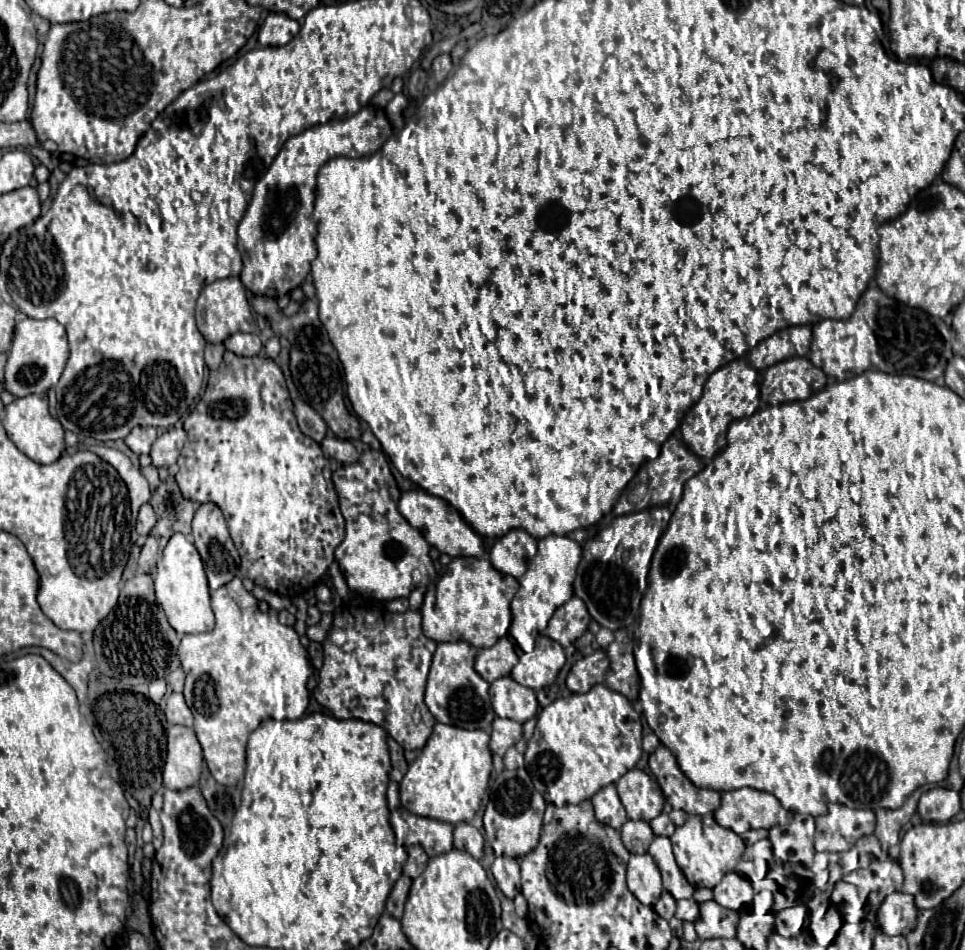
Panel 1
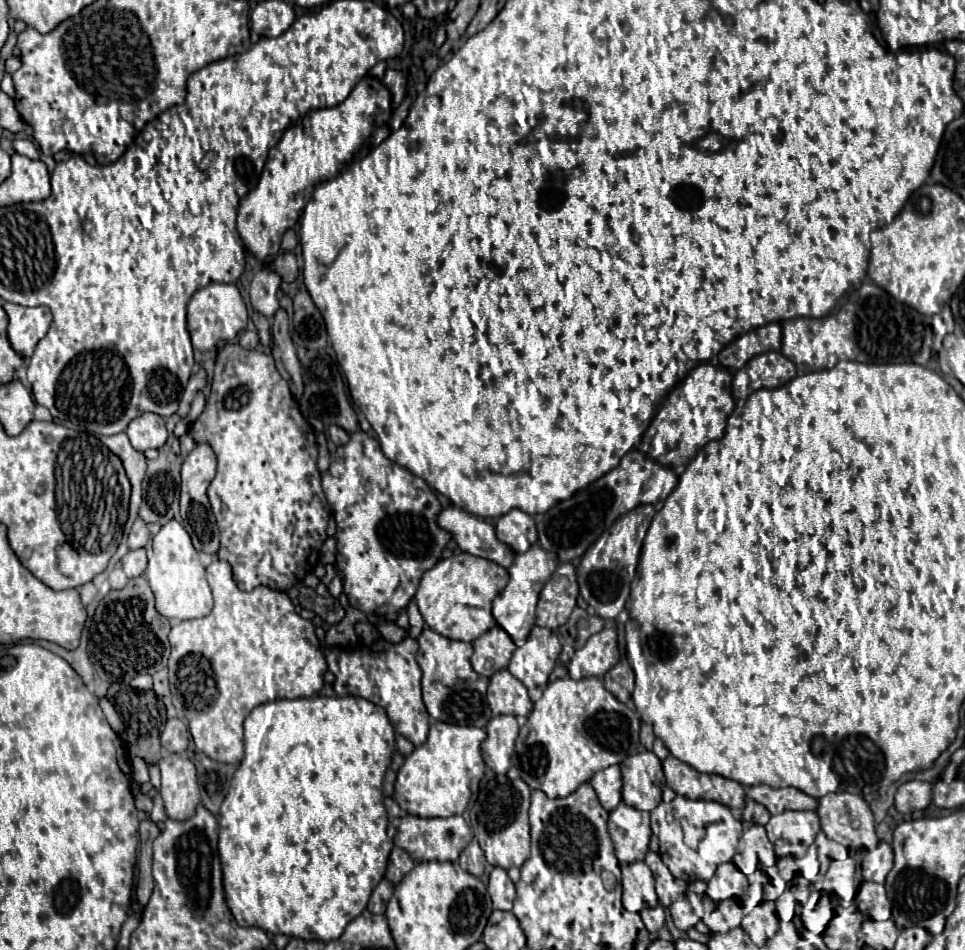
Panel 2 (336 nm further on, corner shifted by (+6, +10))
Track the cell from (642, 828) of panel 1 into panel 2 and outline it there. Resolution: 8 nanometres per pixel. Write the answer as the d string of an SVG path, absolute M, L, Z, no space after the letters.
M621 803L615 811L609 813L609 835L621 865L643 861L645 853L649 851L651 837L649 813Z

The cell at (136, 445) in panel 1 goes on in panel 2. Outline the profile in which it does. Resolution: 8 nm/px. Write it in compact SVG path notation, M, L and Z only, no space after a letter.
M145 413L145 415L139 415L137 419L133 419L133 423L129 423L125 433L137 451L159 449L167 441L165 421L153 413Z

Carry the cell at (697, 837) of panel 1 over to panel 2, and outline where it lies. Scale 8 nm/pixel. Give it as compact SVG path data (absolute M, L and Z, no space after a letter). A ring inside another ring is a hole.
M679 795L671 803L659 803L651 811L651 829L659 837L659 855L661 855L663 863L669 867L669 871L677 879L683 879L687 883L693 883L697 879L709 881L713 877L717 865L733 859L735 849L737 849L737 841L743 833L741 821L737 821L725 805L715 803L715 801L689 801L689 799L679 797ZM681 819L695 821L693 825L695 827L701 825L701 829L705 831L703 837L699 839L697 849L693 849L685 843Z

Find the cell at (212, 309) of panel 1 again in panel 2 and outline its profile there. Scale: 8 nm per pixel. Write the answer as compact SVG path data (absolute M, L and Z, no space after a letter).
M211 283L193 293L187 305L187 329L193 341L193 347L199 351L213 349L219 341L235 339L241 329L247 325L247 307L235 285L229 283Z

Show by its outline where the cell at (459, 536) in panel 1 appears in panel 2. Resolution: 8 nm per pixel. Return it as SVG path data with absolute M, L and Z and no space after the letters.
M445 507L437 515L437 525L453 535L461 551L475 557L483 557L509 569L513 563L513 551L495 537L495 527L485 519L479 519L459 507Z

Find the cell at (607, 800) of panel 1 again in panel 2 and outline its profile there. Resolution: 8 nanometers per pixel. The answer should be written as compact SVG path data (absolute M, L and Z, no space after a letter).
M613 765L613 767L607 767L603 771L597 771L591 777L589 783L595 789L603 809L613 811L621 803L621 773L619 773L619 765Z

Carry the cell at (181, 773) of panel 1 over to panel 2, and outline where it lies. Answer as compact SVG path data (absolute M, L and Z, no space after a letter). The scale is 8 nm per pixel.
M179 753L165 755L157 765L161 769L161 797L167 817L179 821L189 819L201 803L195 765Z

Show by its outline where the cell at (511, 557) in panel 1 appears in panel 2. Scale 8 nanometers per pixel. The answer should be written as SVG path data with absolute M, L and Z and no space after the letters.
M513 509L501 515L495 523L497 539L509 545L515 553L525 553L533 543L537 543L537 529L531 515Z

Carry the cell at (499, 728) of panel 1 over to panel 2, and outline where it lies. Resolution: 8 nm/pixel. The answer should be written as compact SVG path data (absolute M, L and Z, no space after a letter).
M497 715L487 723L487 739L481 743L483 761L495 773L503 775L509 769L515 739L519 735L519 723L513 715Z

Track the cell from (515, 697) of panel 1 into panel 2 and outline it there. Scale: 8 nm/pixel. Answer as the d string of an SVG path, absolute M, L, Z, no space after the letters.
M501 669L491 675L487 699L493 715L507 713L515 717L527 717L533 709L525 685L519 679L515 679L507 669Z

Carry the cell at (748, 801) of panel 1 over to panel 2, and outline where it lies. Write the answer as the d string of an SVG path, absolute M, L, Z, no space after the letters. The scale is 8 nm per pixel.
M755 785L747 791L747 797L765 805L771 815L783 813L785 809L817 809L817 801L795 787L789 789L773 789L769 785Z

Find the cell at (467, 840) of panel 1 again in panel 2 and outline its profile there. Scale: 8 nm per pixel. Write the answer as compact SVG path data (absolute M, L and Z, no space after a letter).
M471 839L469 845L461 851L459 863L461 863L461 867L465 867L465 871L469 871L471 875L477 875L477 877L483 875L485 857L483 857L483 849L479 847L479 843L477 843L475 839Z

